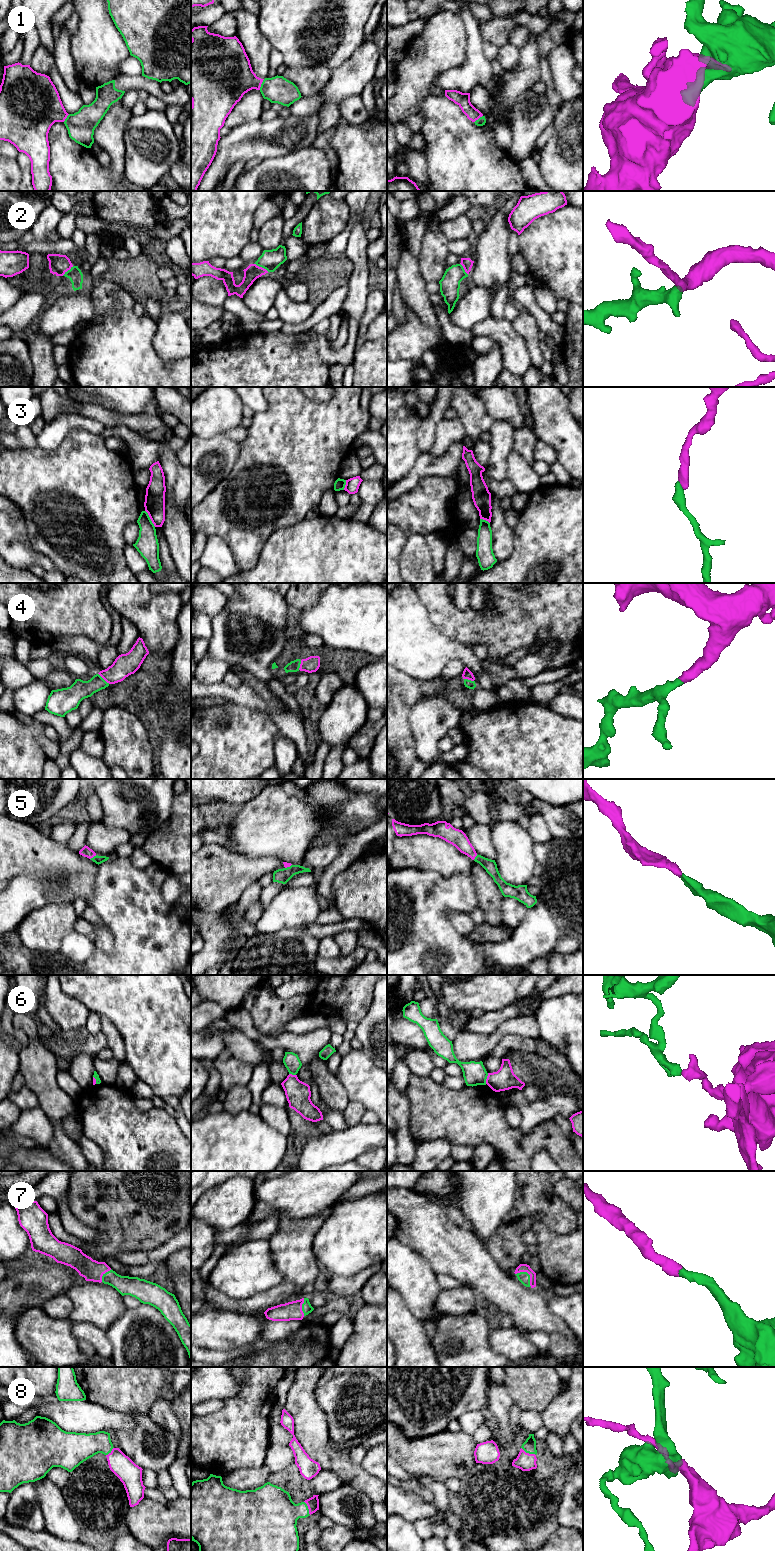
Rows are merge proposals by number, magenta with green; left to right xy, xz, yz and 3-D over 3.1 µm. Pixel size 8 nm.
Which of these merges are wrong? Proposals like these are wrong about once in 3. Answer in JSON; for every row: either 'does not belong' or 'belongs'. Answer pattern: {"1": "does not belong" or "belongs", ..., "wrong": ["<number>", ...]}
{"1": "belongs", "2": "belongs", "3": "does not belong", "4": "belongs", "5": "belongs", "6": "does not belong", "7": "belongs", "8": "belongs", "wrong": ["3", "6"]}

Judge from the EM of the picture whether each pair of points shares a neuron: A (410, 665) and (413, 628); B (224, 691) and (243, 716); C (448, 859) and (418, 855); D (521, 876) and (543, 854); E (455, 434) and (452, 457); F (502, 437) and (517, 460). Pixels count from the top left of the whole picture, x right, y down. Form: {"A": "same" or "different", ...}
{"A": "same", "B": "different", "C": "same", "D": "different", "E": "different", "F": "different"}

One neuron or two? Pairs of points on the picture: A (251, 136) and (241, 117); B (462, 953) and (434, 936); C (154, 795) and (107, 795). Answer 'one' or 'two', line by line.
A: two
B: one
C: one

